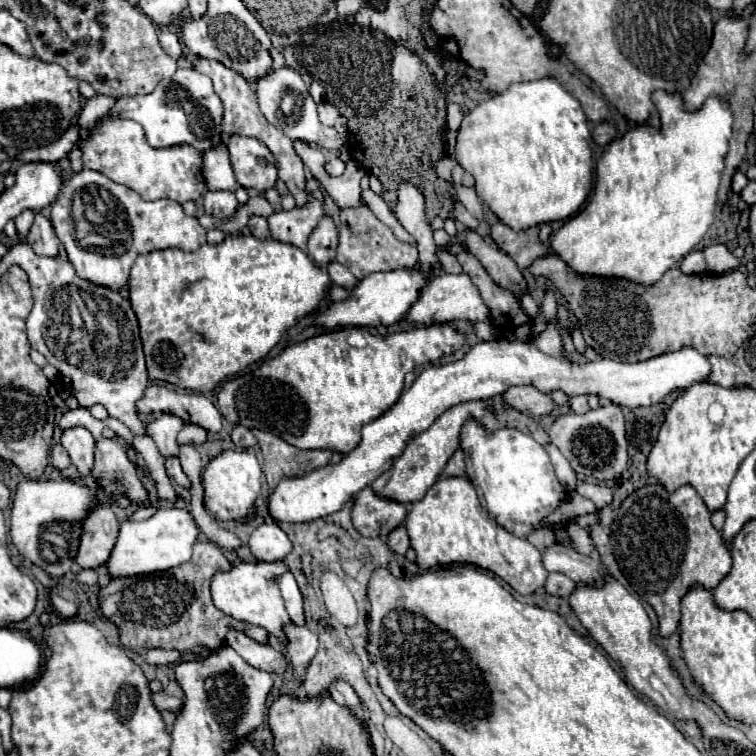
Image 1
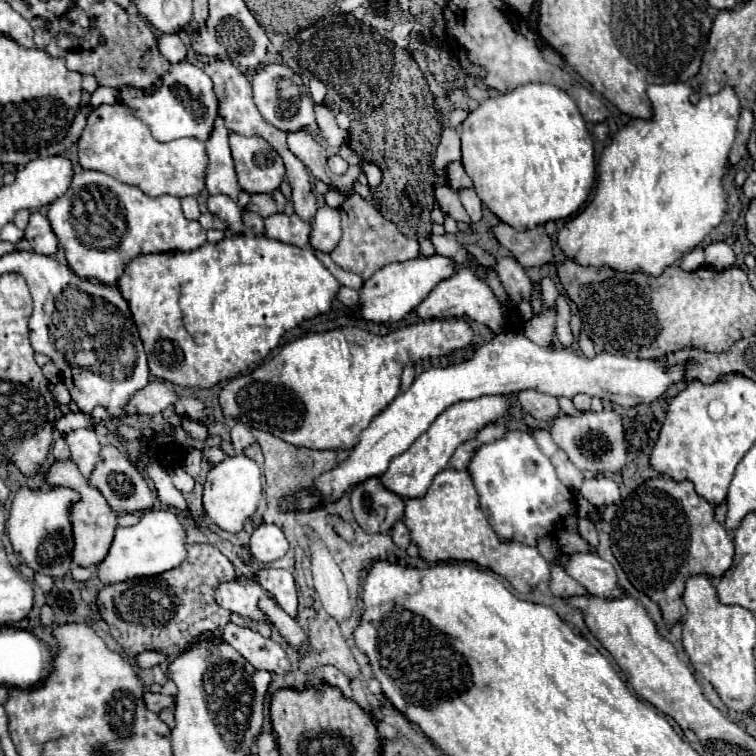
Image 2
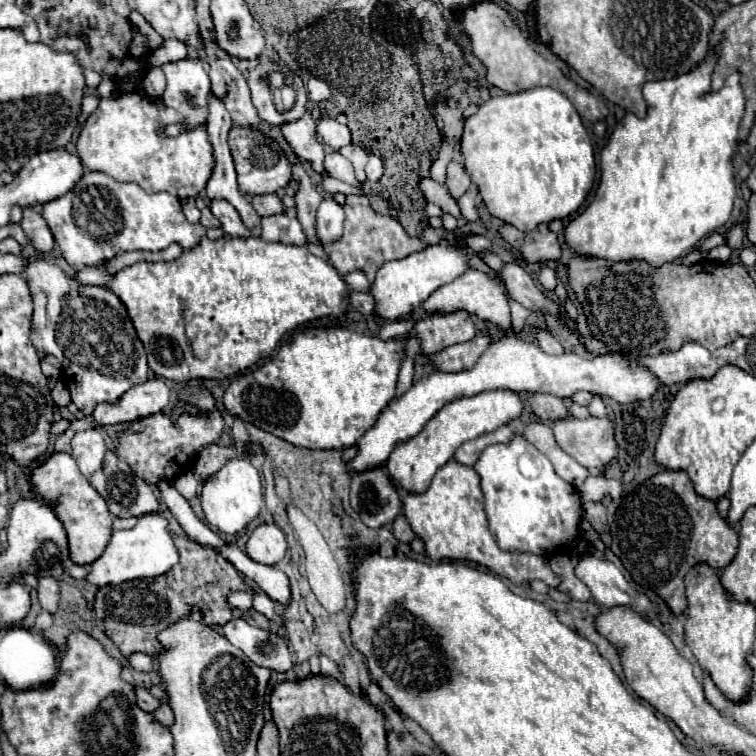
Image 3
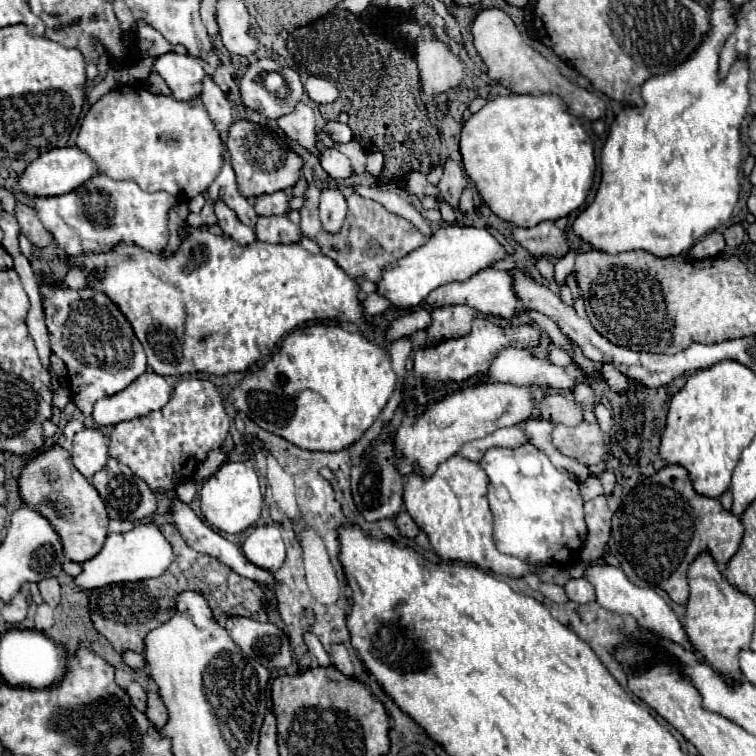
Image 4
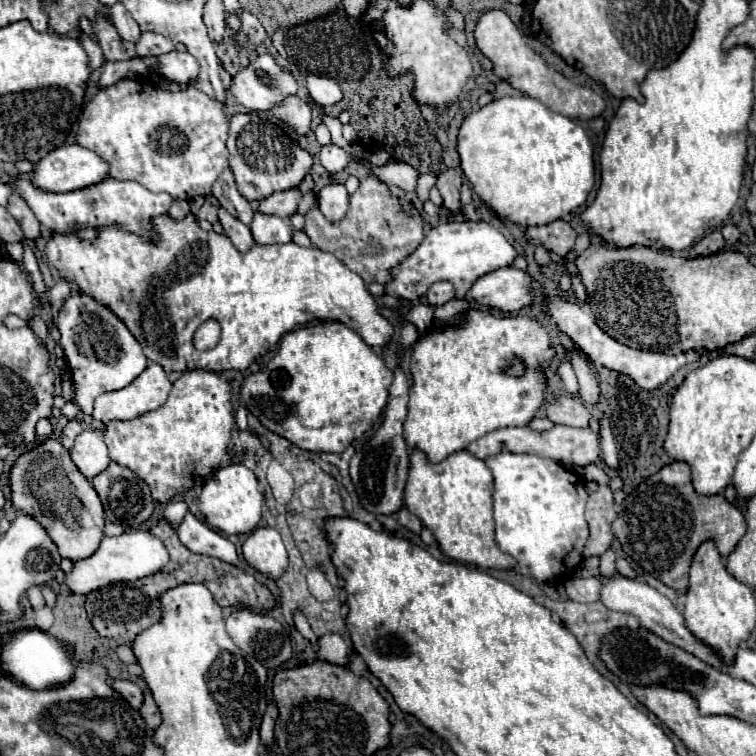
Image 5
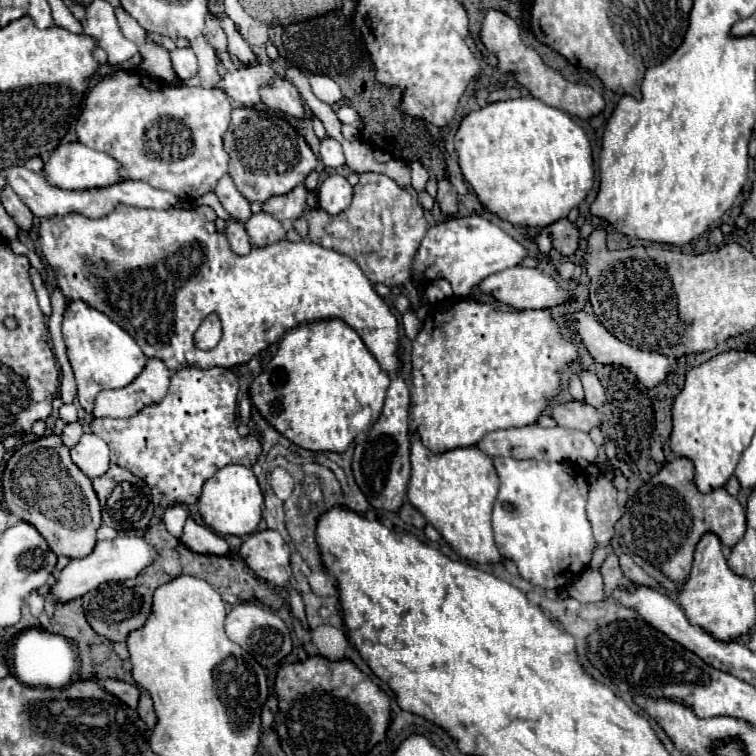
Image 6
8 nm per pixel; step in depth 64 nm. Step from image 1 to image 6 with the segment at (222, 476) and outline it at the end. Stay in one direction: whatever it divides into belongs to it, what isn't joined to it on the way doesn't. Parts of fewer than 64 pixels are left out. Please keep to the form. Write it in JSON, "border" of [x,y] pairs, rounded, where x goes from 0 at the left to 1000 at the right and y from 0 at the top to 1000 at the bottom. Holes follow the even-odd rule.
{"border":[[[302,614],[291,619],[280,632],[275,632],[267,643],[267,656],[262,661],[262,675],[270,693],[278,696],[283,704],[291,704],[294,709],[328,709],[339,704],[347,688],[347,669],[349,656],[336,624],[315,614]]]}

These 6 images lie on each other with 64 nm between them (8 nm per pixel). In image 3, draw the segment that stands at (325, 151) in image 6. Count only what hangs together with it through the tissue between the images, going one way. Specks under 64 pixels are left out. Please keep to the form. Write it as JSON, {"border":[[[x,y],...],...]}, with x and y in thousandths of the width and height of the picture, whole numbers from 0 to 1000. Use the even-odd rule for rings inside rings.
{"border":[[[437,201],[437,204],[431,204],[431,209],[429,209],[429,225],[431,225],[431,230],[439,233],[439,235],[447,235],[447,238],[452,238],[452,241],[458,241],[458,243],[474,246],[474,238],[471,238],[471,233],[468,233],[466,217],[463,217],[450,201]]]}

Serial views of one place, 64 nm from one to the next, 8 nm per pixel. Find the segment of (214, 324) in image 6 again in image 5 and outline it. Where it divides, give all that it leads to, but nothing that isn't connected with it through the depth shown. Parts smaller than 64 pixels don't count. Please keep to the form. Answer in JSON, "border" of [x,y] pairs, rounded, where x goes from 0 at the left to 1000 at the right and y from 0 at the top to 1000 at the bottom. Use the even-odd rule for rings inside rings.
{"border":[[[287,423],[271,425],[258,439],[255,454],[262,463],[283,460],[291,448],[291,430]]]}

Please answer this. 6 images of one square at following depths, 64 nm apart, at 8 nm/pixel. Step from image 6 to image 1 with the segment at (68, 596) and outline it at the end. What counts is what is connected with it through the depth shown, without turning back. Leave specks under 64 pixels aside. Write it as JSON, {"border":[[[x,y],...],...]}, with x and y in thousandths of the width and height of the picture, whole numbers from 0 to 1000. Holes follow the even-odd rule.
{"border":[[[209,672],[196,688],[188,690],[161,690],[153,722],[140,743],[146,765],[164,765],[164,762],[183,762],[183,759],[201,759],[217,757],[230,749],[238,749],[251,741],[254,725],[262,709],[262,698],[257,685],[249,675],[241,672]]]}

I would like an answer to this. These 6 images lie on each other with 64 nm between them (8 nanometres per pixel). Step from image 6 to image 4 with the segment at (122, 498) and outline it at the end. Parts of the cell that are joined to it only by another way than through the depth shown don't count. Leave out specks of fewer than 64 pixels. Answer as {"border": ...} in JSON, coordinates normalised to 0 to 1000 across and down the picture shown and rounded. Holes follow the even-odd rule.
{"border":[[[151,606],[143,608],[140,622],[124,627],[122,640],[138,661],[146,685],[183,690],[206,677],[206,656],[196,640]]]}

